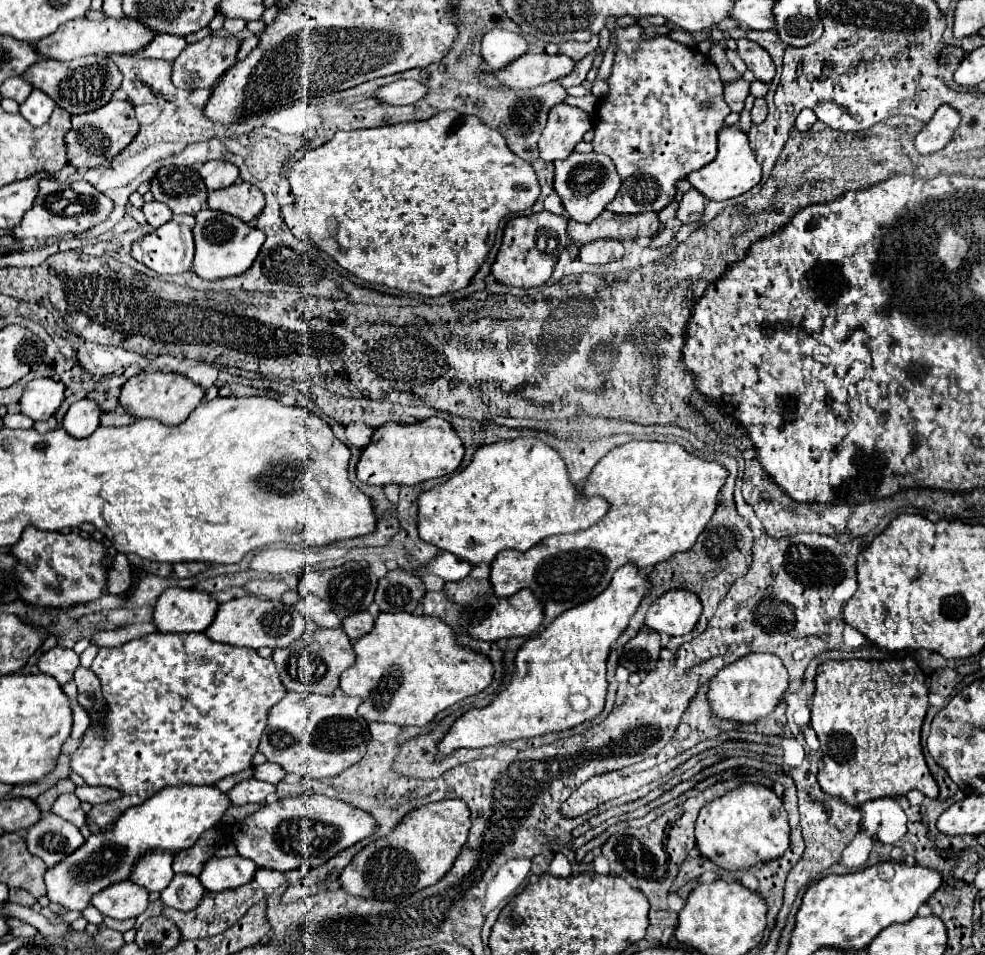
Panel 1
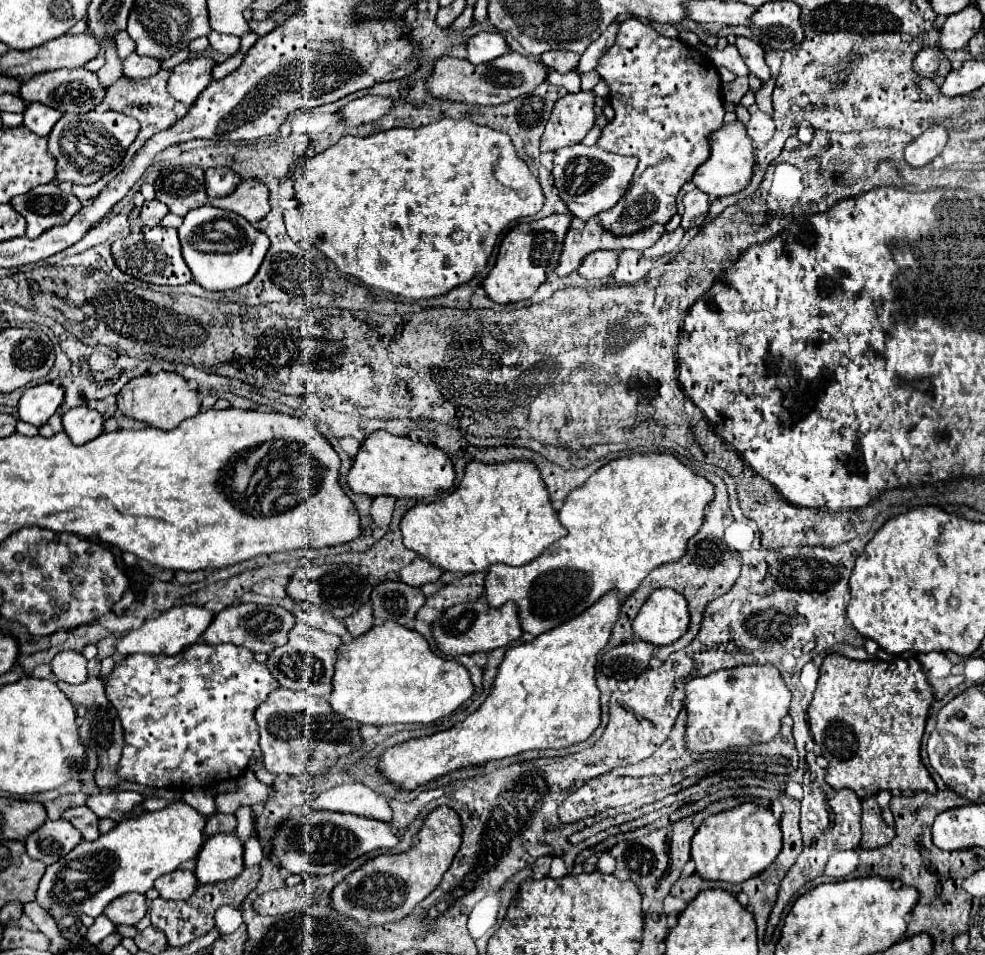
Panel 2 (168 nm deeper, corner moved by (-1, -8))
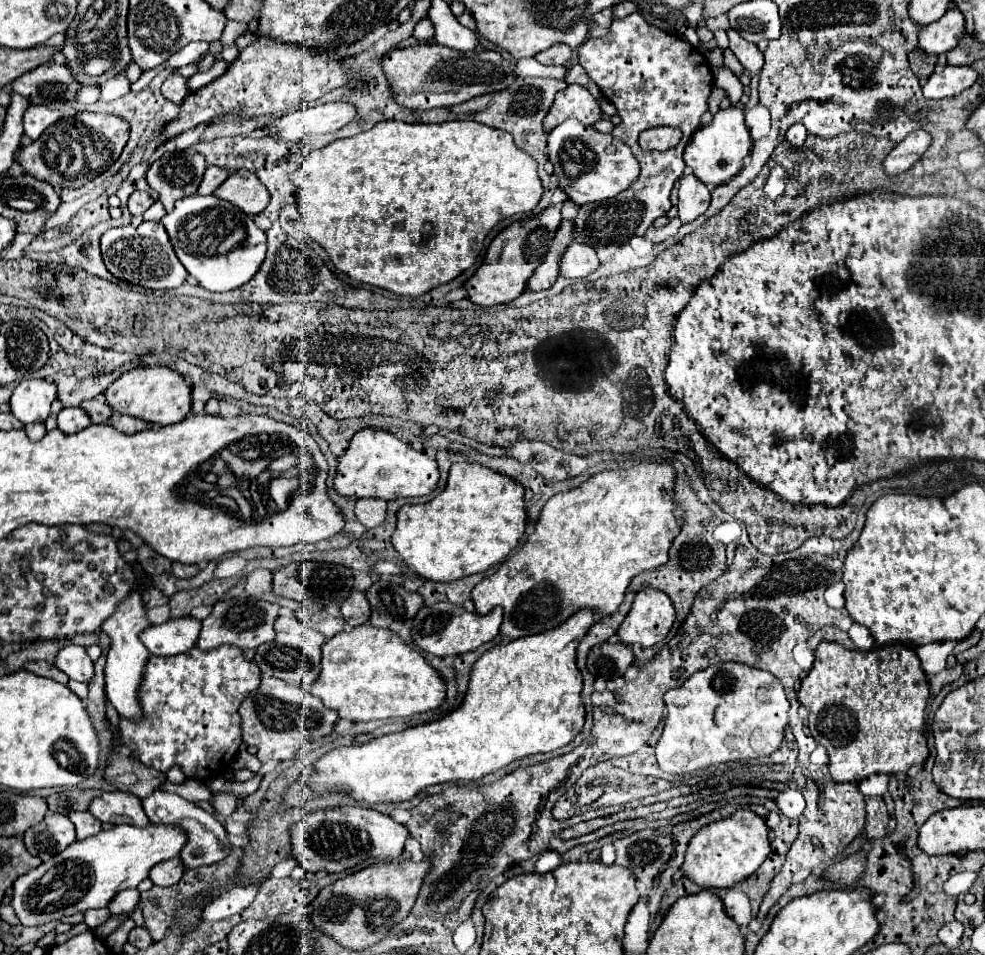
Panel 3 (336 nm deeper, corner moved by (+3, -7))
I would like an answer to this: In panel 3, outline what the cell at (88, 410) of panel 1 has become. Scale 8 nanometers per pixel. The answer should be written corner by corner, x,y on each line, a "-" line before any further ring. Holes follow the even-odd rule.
70,407
70,409
62,409
56,417
58,421
58,429
66,435
72,435
72,433
78,433
82,431
84,427
90,425
90,417
84,409
80,407

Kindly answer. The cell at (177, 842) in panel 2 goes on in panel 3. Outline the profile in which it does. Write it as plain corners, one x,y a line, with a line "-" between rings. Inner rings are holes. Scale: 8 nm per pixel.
116,825
110,831
92,835
90,839
74,841
62,853
16,879
10,905
14,907
22,927
36,927
60,921
62,917
78,911
84,913
88,909
106,907
120,891
138,887
156,863
178,857
184,843
186,835
178,827

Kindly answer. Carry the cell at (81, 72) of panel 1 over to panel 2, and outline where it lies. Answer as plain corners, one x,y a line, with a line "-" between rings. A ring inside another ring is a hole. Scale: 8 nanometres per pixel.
82,66
82,68
74,68
74,70
54,70
54,72
42,72
38,76
32,76
28,80
24,80
24,84
20,88
20,96
26,102
42,102
60,112
84,114
84,112
94,110
106,98
106,88
100,84
100,80
94,72
90,72

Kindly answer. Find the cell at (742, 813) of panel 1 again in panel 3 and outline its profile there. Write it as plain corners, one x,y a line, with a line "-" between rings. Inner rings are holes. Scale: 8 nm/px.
740,809
722,821
702,827
690,839
682,871
684,877
700,885
702,889
710,887
726,889
750,877
762,865
768,853
770,853
770,839
768,839
766,821
748,809

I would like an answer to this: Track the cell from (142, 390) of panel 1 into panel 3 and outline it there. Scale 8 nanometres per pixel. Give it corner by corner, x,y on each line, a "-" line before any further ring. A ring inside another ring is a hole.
136,367
126,373
122,373
106,391
106,403
112,407
112,411
122,415
138,417
146,423
156,425
174,425
190,413
192,397
190,387
184,383
182,375
170,367

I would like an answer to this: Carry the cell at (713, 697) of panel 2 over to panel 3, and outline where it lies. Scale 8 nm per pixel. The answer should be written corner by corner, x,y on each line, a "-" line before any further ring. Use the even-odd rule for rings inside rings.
716,663
708,669
694,673
680,687
666,691
664,705
666,705
666,721
662,737
656,743
656,761
658,767
670,775
688,775
692,771
706,769
710,765
746,761
774,753
784,739
790,709
782,683
772,673
744,663

